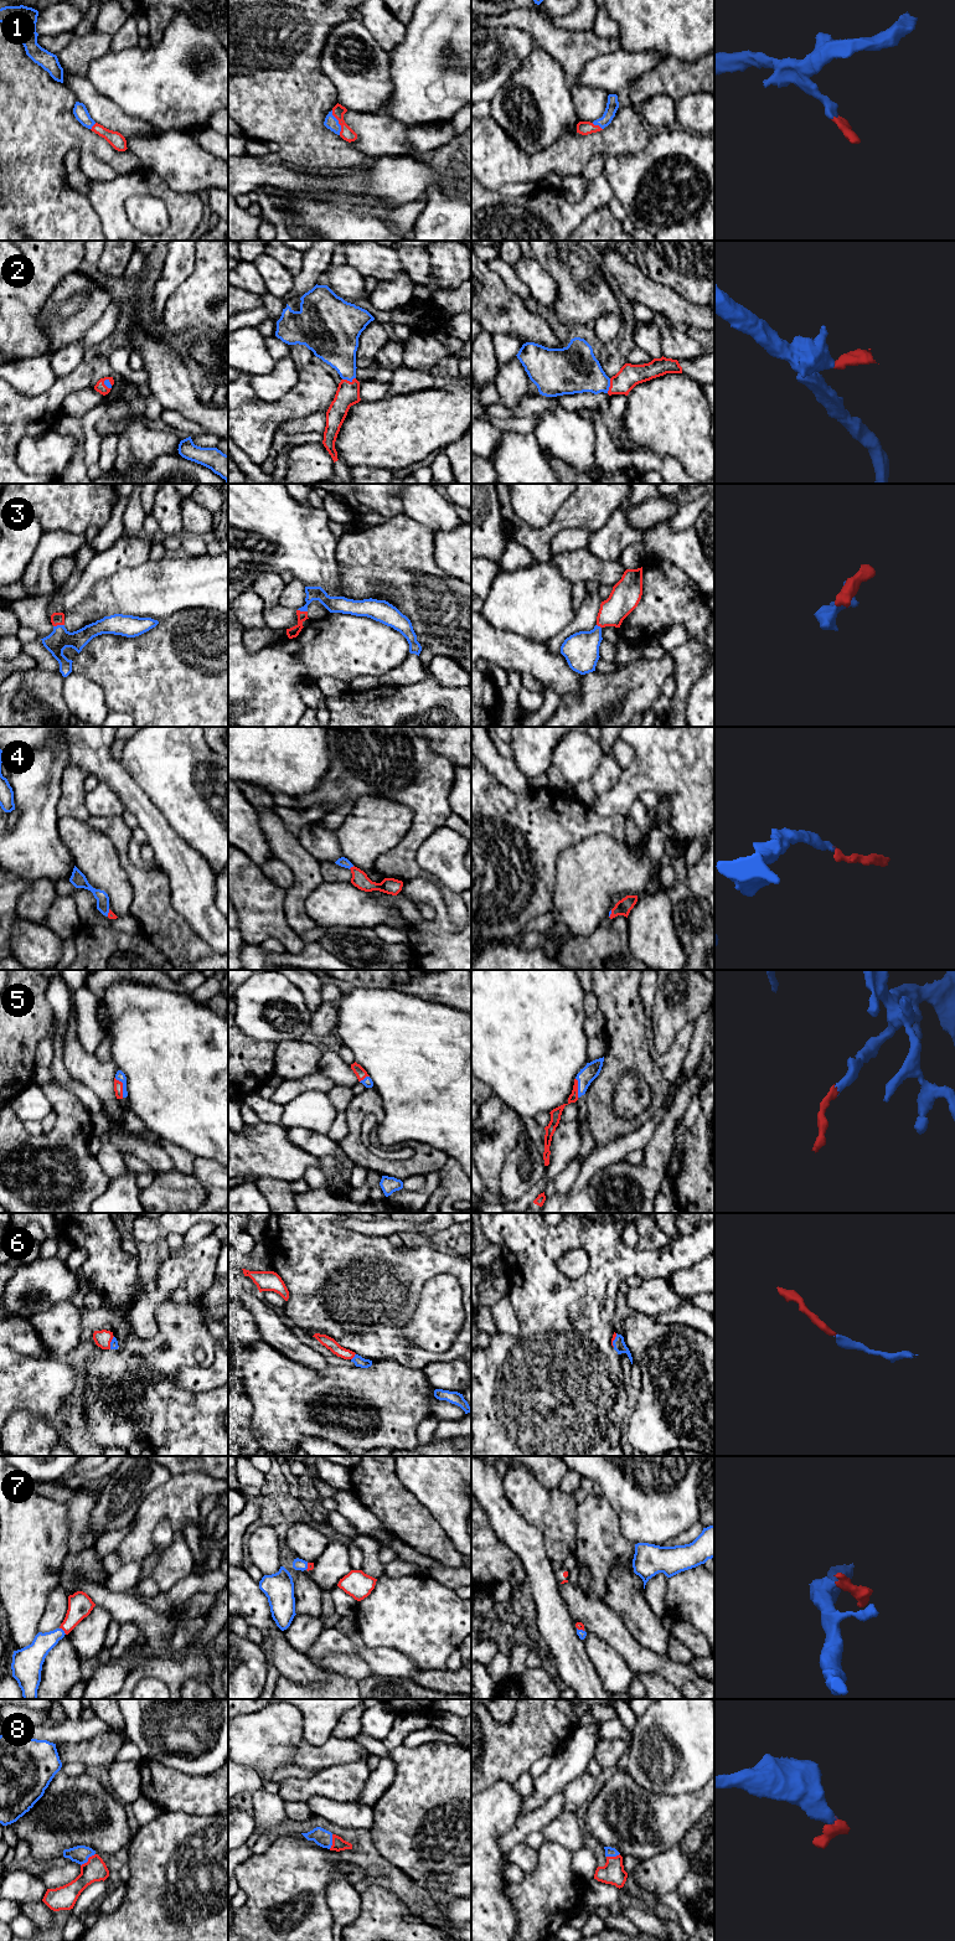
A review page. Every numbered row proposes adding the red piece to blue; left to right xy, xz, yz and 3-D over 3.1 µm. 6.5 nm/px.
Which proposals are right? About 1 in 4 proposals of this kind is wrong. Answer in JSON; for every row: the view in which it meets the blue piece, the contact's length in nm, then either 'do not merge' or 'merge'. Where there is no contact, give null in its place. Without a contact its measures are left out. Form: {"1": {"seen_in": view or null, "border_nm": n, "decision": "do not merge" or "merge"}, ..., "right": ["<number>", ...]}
{"1": {"seen_in": "xz", "border_nm": 170, "decision": "merge"}, "2": {"seen_in": "xz", "border_nm": 90, "decision": "merge"}, "3": {"seen_in": "xy", "border_nm": 70, "decision": "merge"}, "4": {"seen_in": "xz", "border_nm": 40, "decision": "merge"}, "5": {"seen_in": "xy", "border_nm": 140, "decision": "merge"}, "6": {"seen_in": "xz", "border_nm": 50, "decision": "merge"}, "7": {"seen_in": "xy", "border_nm": 60, "decision": "merge"}, "8": {"seen_in": "xy", "border_nm": 130, "decision": "merge"}, "right": ["1", "2", "3", "4", "5", "6", "7", "8"]}

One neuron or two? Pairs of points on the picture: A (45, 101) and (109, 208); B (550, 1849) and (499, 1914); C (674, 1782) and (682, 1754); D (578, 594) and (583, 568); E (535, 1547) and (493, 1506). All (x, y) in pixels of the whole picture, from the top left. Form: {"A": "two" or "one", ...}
{"A": "two", "B": "two", "C": "one", "D": "two", "E": "one"}

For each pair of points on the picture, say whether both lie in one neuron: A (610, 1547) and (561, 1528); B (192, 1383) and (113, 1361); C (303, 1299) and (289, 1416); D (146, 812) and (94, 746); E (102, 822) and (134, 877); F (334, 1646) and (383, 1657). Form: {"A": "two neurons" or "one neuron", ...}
{"A": "two neurons", "B": "two neurons", "C": "two neurons", "D": "one neuron", "E": "one neuron", "F": "one neuron"}

